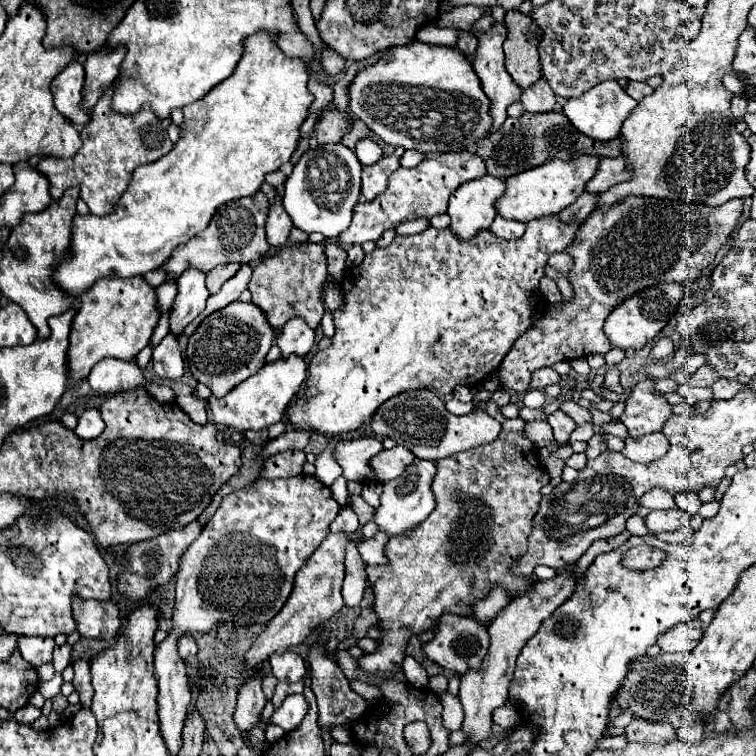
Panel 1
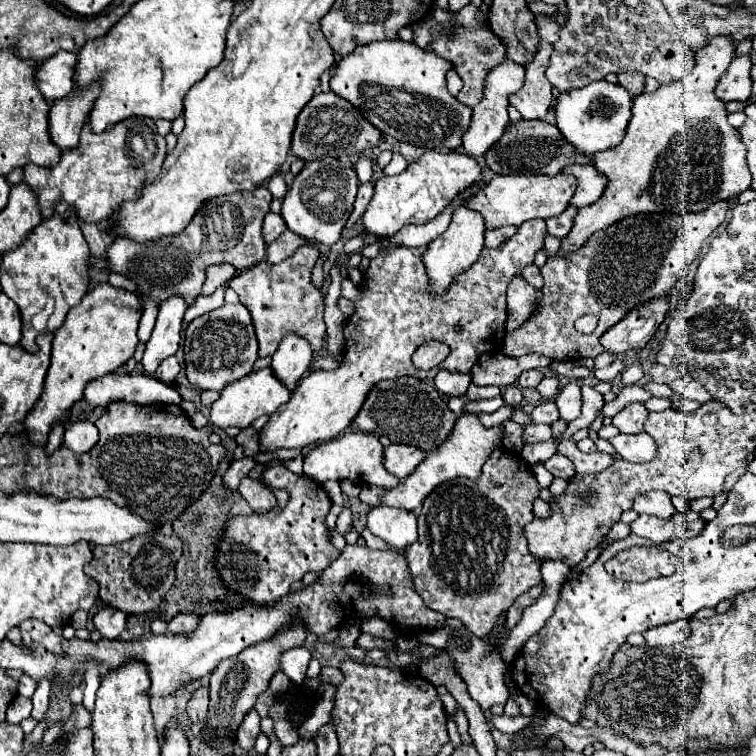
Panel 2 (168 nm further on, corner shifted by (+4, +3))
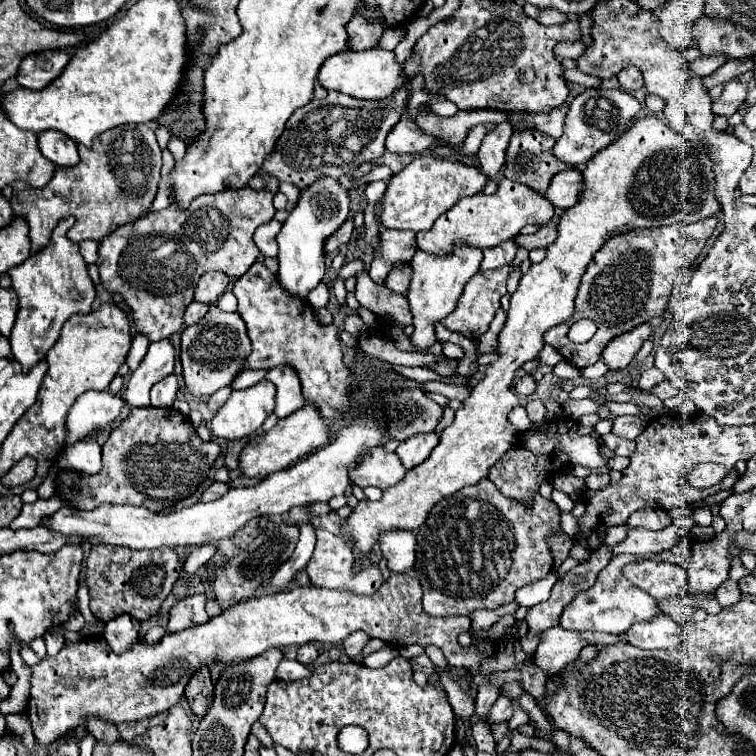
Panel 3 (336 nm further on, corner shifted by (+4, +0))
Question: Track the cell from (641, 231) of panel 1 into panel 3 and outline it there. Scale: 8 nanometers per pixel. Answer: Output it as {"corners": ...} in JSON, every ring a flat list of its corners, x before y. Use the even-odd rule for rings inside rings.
{"corners":[[705,221,693,225,675,223,669,227,627,231,609,239,597,251,595,261,589,263,585,277,581,277,573,319,545,331,545,343,557,349,565,357,565,361,583,369,593,365,601,357,601,351,613,337,645,321,661,317,673,287,681,283,683,275,693,267,695,259,705,249,705,243,709,239,709,229,705,225],[583,317,597,323,597,333,587,343,577,345,569,341,567,331,573,321]]}

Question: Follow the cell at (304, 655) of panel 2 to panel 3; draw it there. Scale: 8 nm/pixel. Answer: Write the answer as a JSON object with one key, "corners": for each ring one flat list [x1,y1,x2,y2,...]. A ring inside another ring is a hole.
{"corners":[[305,643,299,647,299,653,297,653,297,661,303,663,303,665,311,665,315,659,317,659,319,651,315,649,313,643]]}

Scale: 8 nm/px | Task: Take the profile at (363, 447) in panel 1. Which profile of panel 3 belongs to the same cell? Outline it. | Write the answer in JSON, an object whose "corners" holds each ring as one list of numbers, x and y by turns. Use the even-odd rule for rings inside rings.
{"corners":[[379,445,373,447,373,451,367,451,357,467,349,469,349,479,359,487,373,485,379,489,387,489,391,485,397,485,405,477,405,473,407,469,401,465,399,457]]}

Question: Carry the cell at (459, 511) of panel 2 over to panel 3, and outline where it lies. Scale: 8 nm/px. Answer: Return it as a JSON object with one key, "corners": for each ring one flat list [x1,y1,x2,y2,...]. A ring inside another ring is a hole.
{"corners":[[481,479,477,485,463,487,455,495,441,499,427,515,427,521,417,531,415,573,423,587,423,609,433,617,467,615,479,609,499,609,513,601,515,591,533,581,545,579,553,571,553,557,547,547,547,535,559,529,559,507,541,495,531,503,505,497,497,491,491,479]]}

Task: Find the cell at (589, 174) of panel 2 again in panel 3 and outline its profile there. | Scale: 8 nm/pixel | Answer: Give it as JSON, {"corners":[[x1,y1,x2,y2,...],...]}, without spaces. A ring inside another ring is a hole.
{"corners":[[569,169,569,171,561,171,551,179,551,185,547,189,547,199,559,209,569,209,581,199,583,191,585,191,585,183,581,171]]}

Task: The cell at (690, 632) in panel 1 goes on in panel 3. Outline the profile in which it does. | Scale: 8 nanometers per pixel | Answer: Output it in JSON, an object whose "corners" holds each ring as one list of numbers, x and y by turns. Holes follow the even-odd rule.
{"corners":[[657,615,649,623,635,623,627,631,627,641,639,649,671,649,683,641,681,627,669,615]]}

